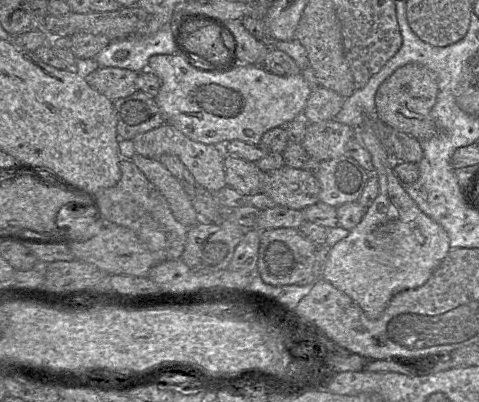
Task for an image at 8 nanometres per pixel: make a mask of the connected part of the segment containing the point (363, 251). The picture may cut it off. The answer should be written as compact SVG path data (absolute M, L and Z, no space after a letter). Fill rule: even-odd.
M364 123L357 130L357 138L370 154L373 175L378 180L379 192L372 204L366 208L361 221L349 231L345 238L328 249L321 278L350 296L369 319L375 320L382 315L395 294L425 284L451 248L445 229L424 214L404 190L403 184L393 171L393 159L389 151L382 146L370 126Z

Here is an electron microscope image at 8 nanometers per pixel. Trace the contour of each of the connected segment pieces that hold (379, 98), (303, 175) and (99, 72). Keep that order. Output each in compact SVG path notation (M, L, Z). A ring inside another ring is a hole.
M415 63L406 64L395 70L377 89L375 115L387 126L418 140L432 138L436 134L436 127L431 120L431 110L437 94L437 77L431 70Z
M284 165L263 173L261 193L267 195L275 206L303 210L319 202L320 184L311 173Z
M99 67L85 76L87 83L111 101L125 98L137 89L137 72L115 67Z

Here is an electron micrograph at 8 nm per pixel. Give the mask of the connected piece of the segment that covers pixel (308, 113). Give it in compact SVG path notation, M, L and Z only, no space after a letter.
M318 86L311 91L301 117L307 124L333 120L340 111L343 102L342 96L332 90Z

